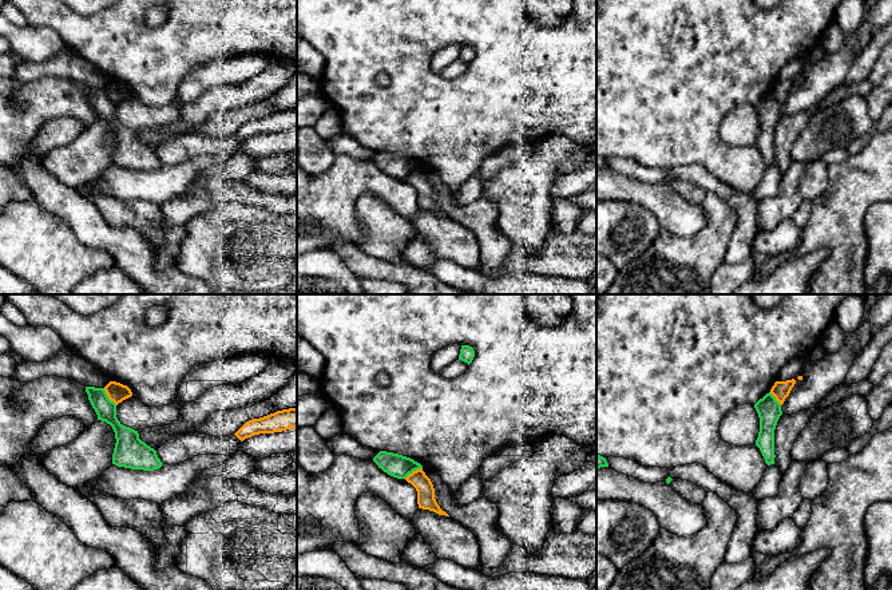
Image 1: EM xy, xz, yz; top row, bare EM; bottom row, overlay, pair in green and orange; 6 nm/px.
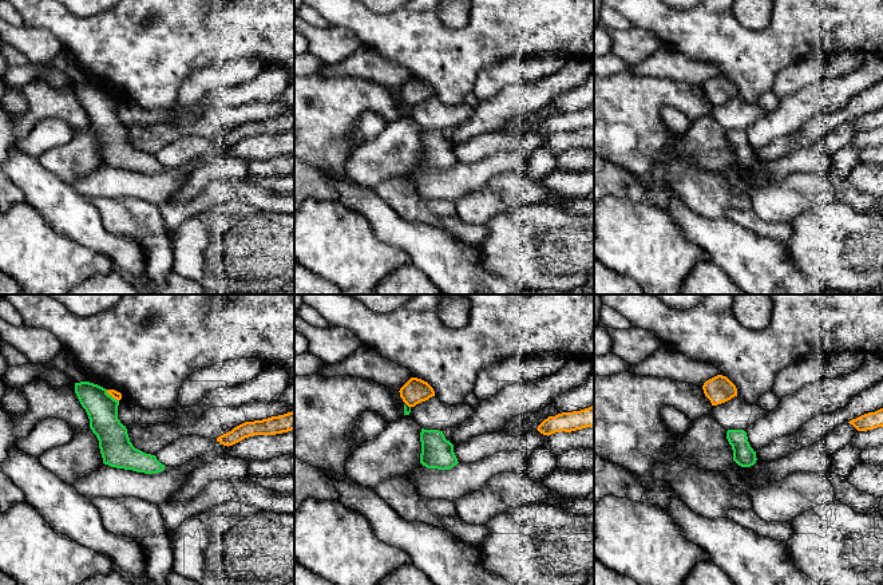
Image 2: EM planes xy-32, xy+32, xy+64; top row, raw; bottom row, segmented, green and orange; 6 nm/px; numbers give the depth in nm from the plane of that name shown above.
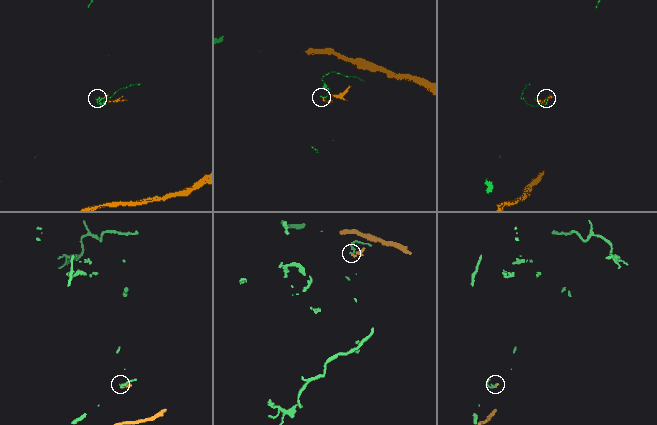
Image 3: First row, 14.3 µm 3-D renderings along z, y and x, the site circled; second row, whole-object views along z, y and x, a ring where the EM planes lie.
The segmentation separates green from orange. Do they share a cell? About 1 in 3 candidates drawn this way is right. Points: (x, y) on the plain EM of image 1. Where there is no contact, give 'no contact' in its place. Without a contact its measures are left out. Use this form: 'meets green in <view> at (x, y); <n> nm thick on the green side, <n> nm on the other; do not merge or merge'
meets green in xy at (107, 98); 130 nm thick on the green side, 120 nm on the other; do not merge

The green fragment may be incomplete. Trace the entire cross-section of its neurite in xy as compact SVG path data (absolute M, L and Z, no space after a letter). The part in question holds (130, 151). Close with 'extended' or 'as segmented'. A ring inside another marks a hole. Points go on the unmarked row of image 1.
M86 87L88 100L98 120L110 124L115 132L112 165L118 167L154 171L162 167L156 151L139 139L138 131L123 126L116 118L116 104L111 102L104 88Z; as segmented

